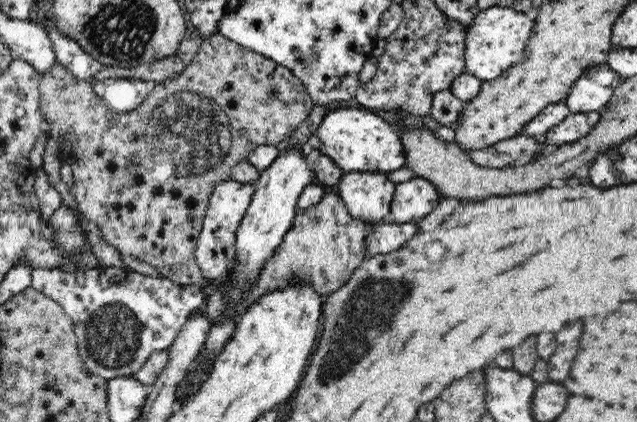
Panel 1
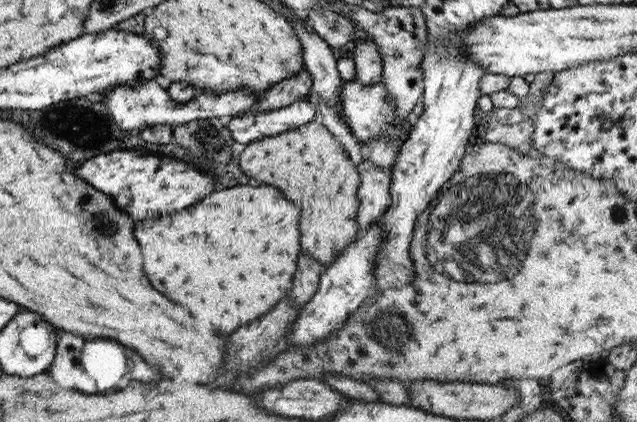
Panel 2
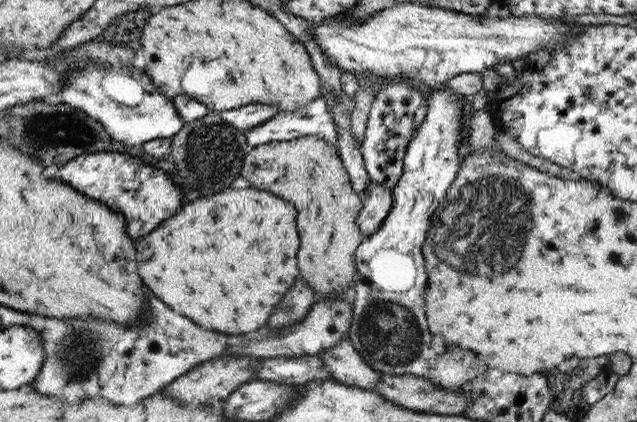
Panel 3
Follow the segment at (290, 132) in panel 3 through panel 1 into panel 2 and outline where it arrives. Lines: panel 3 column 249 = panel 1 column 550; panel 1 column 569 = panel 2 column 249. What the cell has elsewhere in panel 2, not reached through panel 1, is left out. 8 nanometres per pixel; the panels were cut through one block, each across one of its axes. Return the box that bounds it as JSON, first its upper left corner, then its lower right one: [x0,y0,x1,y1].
[225,99,318,148]

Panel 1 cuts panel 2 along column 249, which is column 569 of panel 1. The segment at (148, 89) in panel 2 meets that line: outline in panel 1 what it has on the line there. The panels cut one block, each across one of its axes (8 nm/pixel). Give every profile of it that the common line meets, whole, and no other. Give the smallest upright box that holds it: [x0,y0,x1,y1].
[564,62,620,113]

